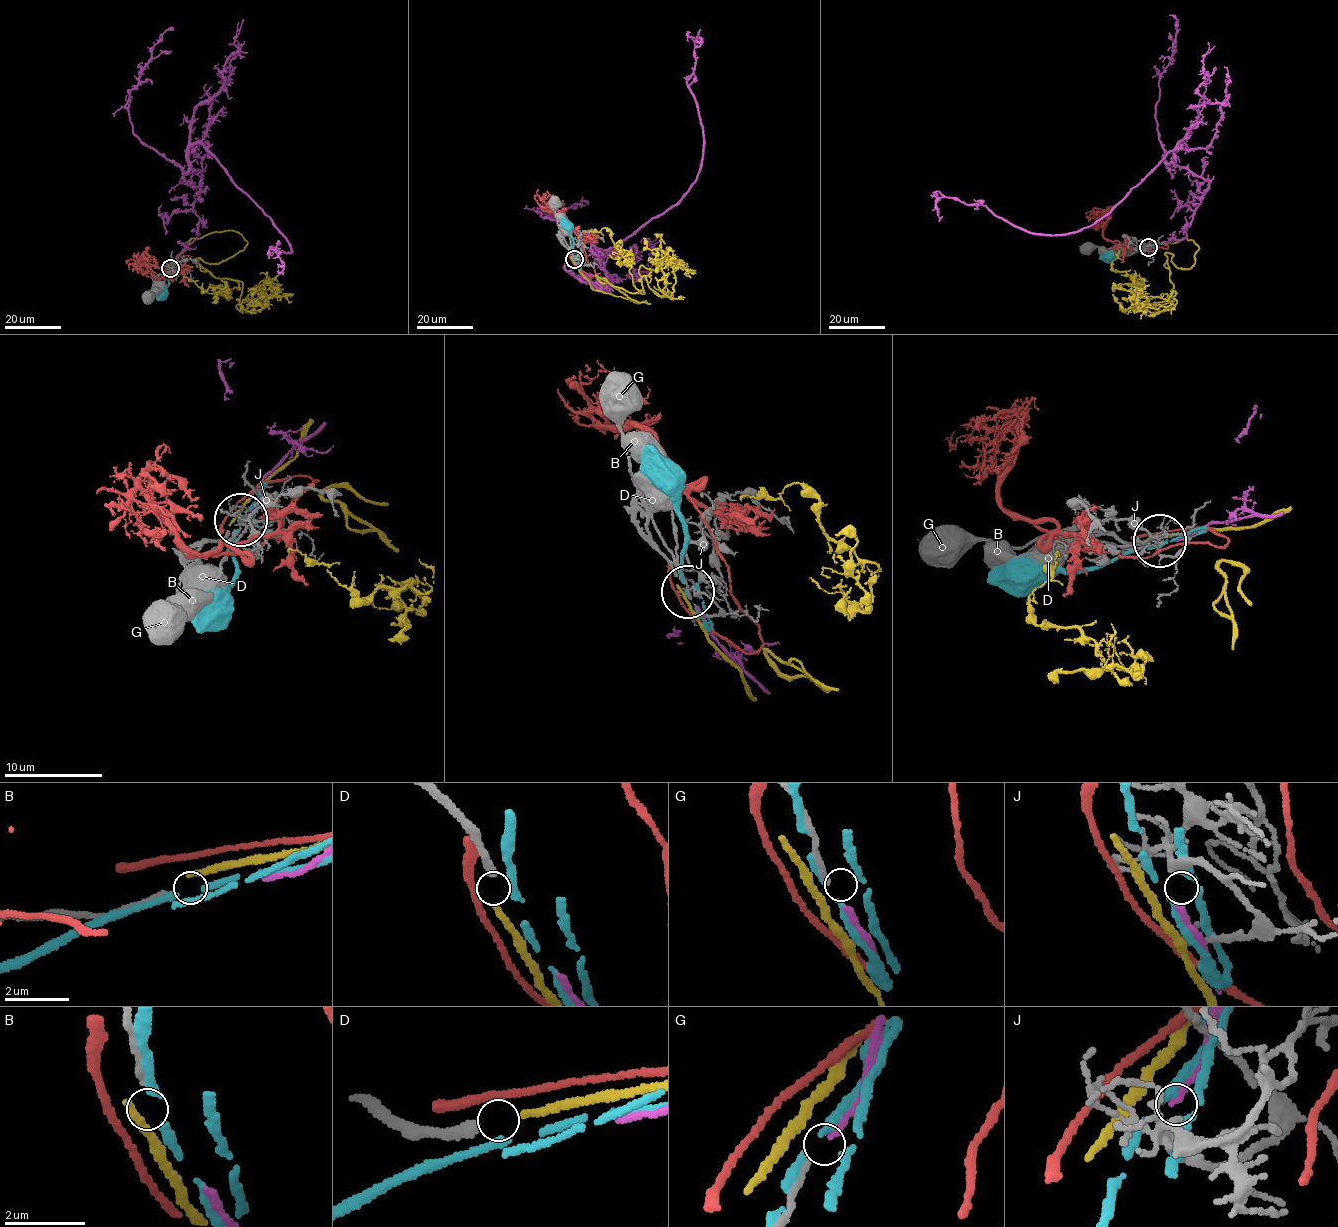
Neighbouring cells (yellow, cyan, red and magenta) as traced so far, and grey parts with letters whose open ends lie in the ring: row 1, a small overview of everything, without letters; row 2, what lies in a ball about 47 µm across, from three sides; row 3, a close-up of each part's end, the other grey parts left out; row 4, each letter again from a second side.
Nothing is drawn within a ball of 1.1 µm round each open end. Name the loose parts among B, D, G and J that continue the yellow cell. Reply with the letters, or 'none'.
D

